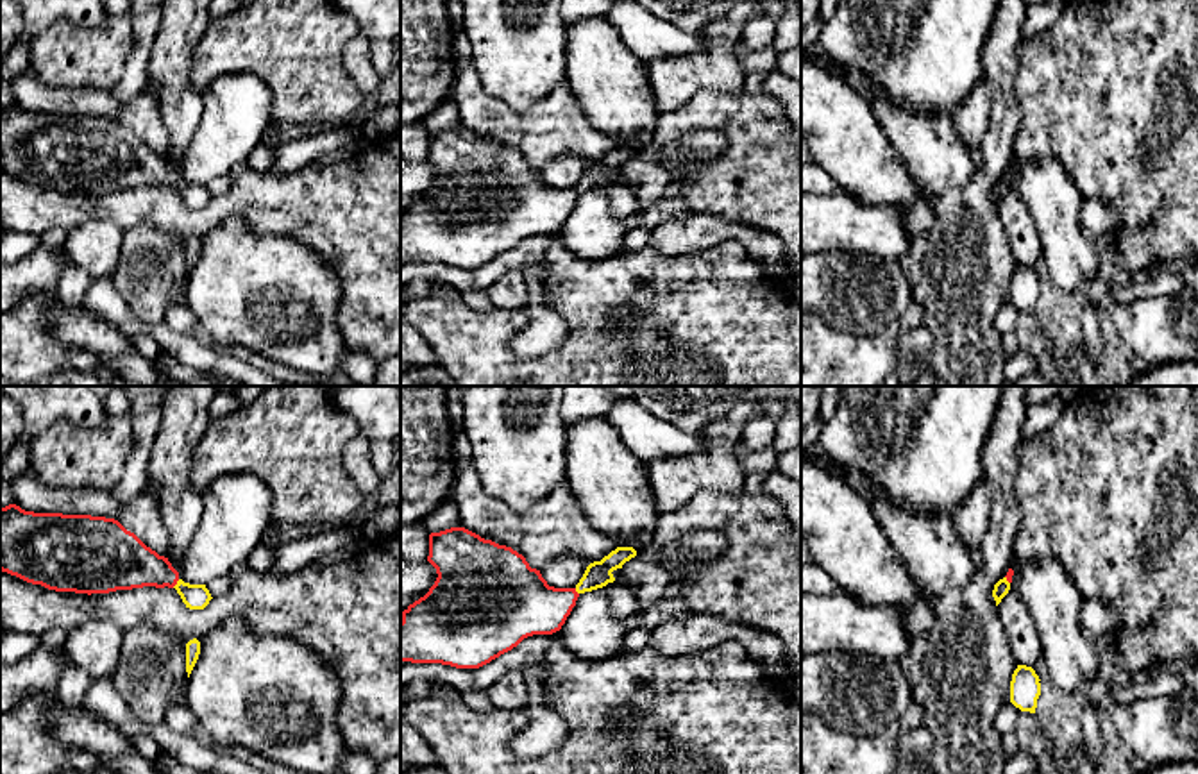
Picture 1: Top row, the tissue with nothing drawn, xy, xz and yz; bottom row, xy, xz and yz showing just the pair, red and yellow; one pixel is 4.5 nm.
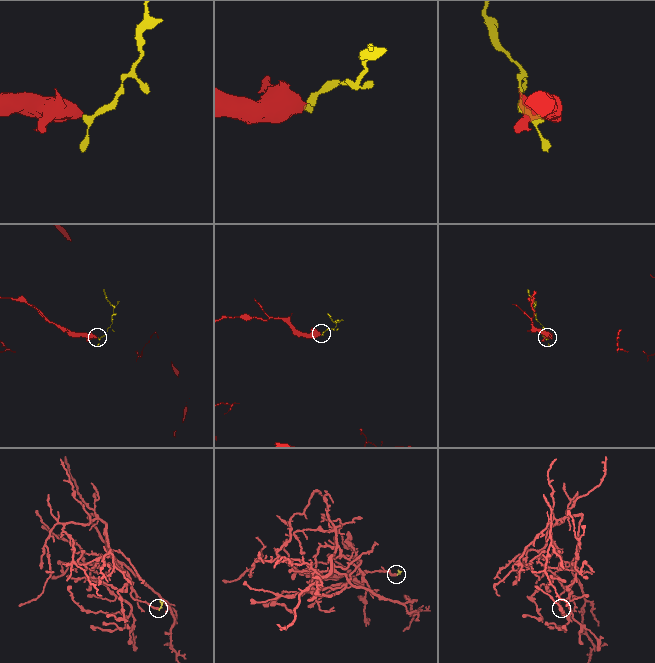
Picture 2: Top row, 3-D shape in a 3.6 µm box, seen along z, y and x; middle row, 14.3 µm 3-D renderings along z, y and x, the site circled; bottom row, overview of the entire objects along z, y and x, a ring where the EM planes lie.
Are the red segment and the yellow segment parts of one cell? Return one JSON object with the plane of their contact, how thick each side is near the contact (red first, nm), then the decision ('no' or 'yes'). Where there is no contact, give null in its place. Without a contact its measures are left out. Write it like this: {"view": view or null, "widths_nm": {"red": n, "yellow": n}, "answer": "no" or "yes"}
{"view": "xy", "widths_nm": {"red": 240, "yellow": 110}, "answer": "yes"}

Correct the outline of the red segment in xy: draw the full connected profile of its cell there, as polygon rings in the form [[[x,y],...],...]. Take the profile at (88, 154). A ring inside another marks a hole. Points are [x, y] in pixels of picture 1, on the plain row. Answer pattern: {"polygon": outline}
{"polygon": [[[16,104],[0,107],[0,170],[55,191],[168,186],[190,209],[213,198],[206,184],[184,182],[168,157],[114,118],[34,113]]]}

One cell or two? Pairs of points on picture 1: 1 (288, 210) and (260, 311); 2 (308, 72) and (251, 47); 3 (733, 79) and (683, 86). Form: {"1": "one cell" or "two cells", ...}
{"1": "two cells", "2": "one cell", "3": "one cell"}

